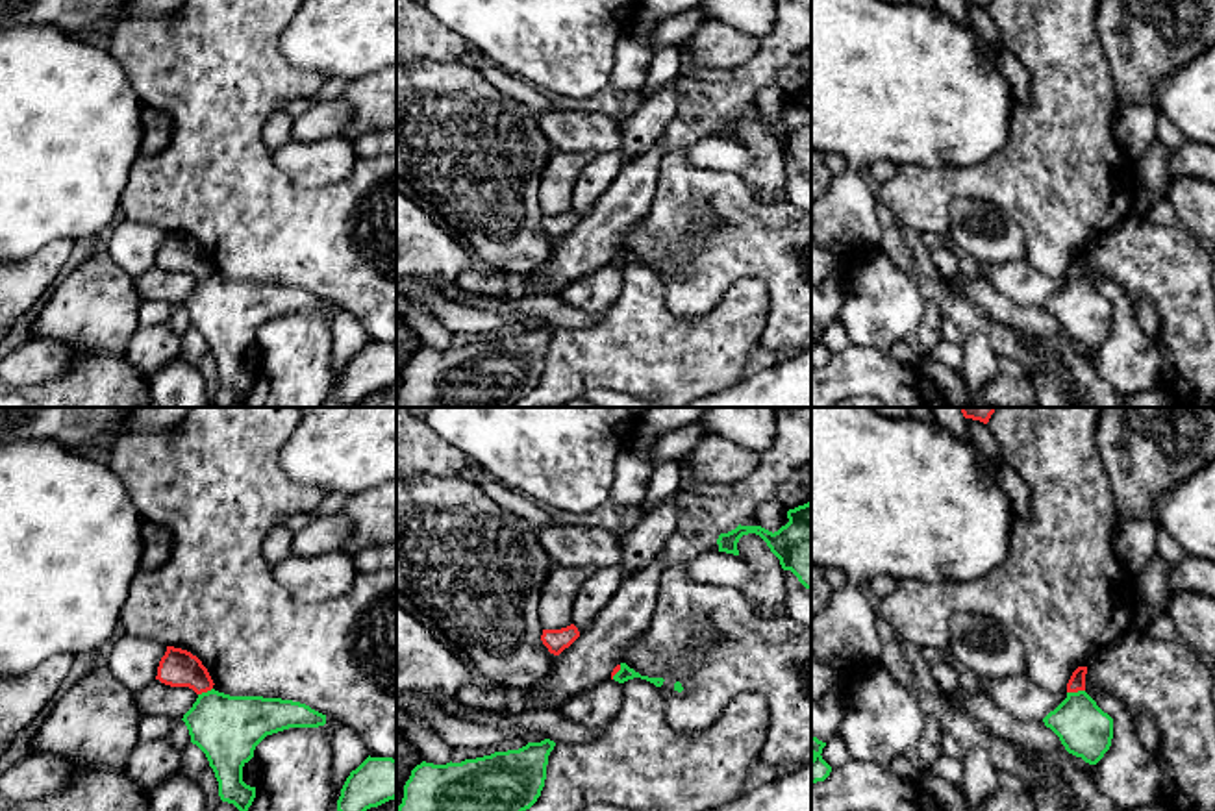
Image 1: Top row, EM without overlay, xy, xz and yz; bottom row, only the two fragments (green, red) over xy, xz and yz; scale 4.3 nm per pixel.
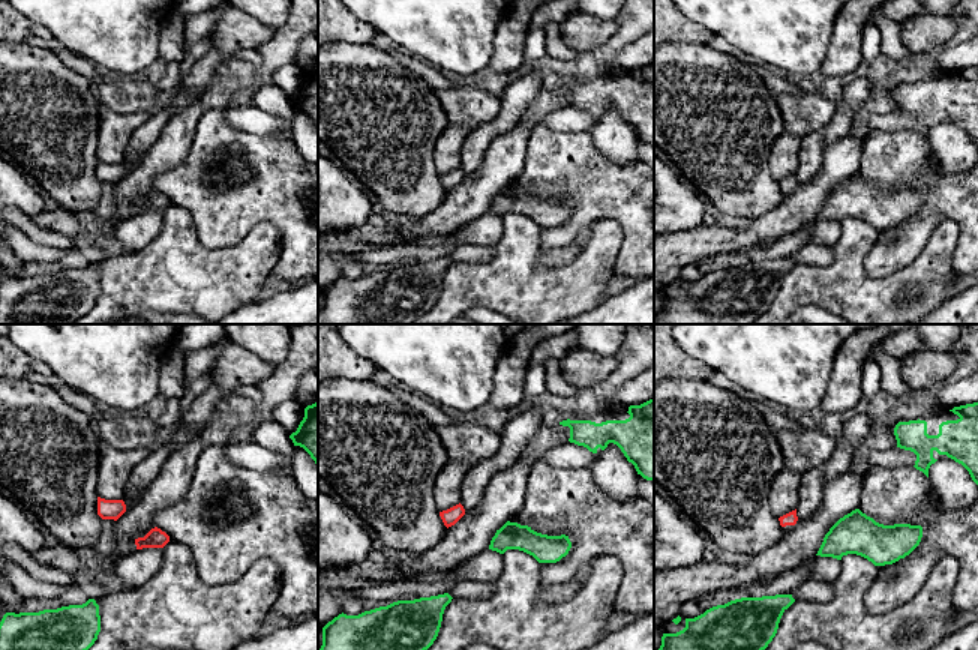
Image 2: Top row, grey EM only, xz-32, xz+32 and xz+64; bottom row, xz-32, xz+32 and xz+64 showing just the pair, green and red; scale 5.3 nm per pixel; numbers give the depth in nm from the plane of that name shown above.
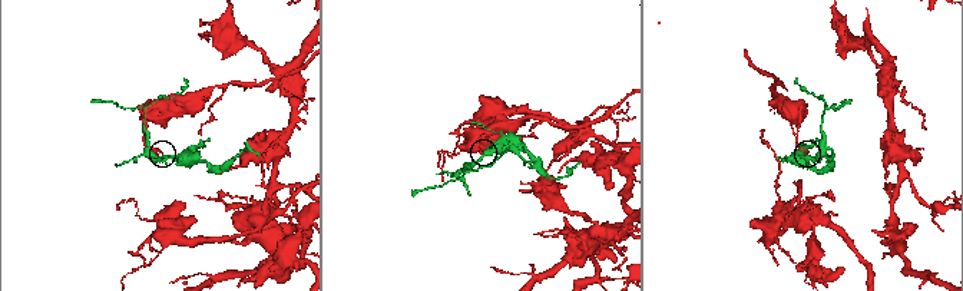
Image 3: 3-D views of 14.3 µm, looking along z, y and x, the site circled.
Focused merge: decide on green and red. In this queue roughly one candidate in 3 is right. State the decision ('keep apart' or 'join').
keep apart

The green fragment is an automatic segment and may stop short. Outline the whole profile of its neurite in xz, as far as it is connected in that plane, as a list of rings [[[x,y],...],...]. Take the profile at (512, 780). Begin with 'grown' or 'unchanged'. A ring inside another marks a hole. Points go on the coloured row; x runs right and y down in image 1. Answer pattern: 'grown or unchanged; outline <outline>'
unchanged; outline [[[545,739],[461,763],[422,761],[396,811],[526,811],[541,796],[554,746]]]

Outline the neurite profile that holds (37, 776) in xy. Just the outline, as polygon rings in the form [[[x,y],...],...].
[[[33,754],[0,776],[0,796],[11,804],[46,798],[69,785],[72,774],[70,763]]]

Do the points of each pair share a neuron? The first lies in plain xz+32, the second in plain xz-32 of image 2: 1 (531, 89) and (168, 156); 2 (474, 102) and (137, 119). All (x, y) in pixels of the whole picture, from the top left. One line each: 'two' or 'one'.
1: two
2: two

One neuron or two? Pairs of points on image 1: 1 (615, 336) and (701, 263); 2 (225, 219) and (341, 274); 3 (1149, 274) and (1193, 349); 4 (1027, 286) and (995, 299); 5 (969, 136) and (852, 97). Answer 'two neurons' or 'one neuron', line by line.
1: two neurons
2: one neuron
3: one neuron
4: two neurons
5: one neuron

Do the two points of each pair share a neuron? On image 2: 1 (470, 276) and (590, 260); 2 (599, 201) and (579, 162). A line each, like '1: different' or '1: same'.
1: same
2: same

